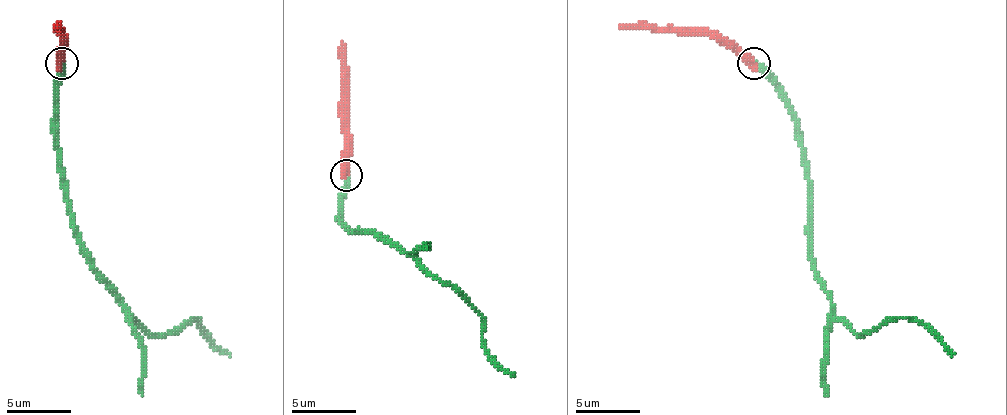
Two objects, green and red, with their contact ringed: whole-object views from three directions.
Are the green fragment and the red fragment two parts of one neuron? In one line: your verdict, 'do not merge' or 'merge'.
do not merge

